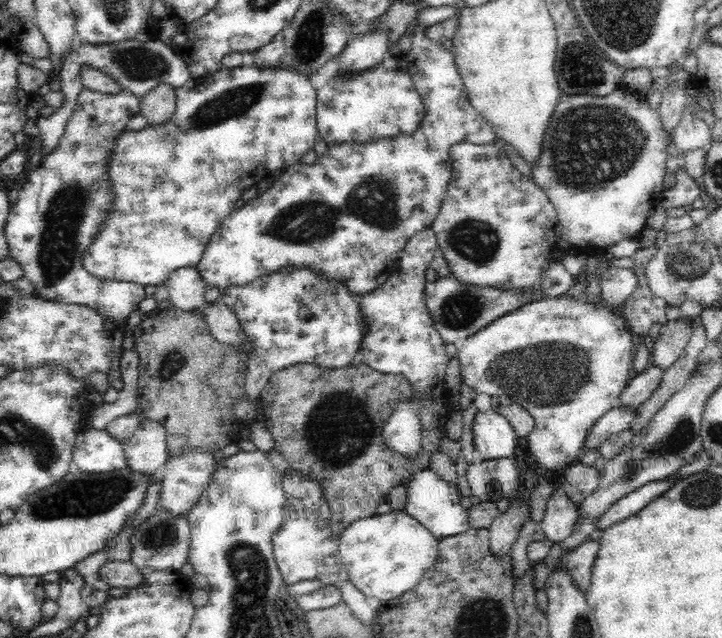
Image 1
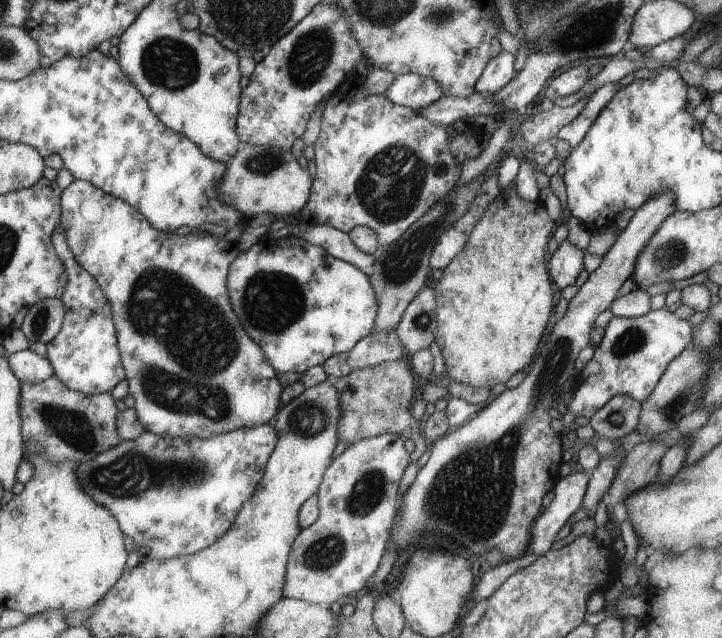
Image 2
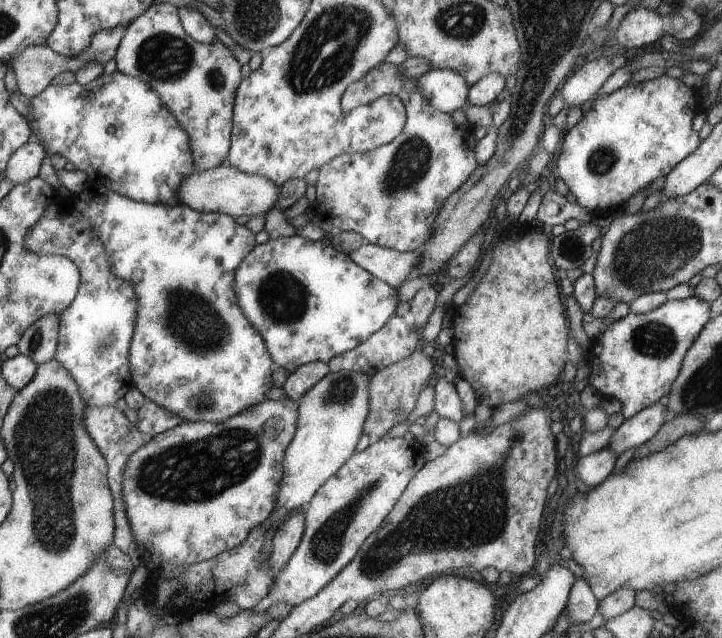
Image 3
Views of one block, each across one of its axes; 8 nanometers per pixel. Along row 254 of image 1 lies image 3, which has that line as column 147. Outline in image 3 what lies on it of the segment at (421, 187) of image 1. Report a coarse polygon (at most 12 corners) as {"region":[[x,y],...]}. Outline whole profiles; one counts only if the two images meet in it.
{"region":[[89,184],[139,301],[133,386],[193,422],[272,388],[234,290],[255,234]]}

